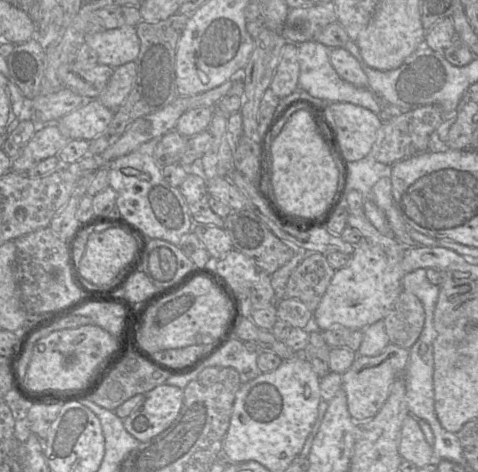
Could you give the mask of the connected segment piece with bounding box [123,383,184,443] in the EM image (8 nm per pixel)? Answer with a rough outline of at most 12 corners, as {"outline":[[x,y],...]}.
{"outline":[[183,389],[147,392],[124,428],[140,443],[170,427]]}

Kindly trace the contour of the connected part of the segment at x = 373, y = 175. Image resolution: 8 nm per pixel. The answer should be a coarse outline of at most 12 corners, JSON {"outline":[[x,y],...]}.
{"outline":[[372,157],[347,161],[341,199],[351,190],[366,198],[393,165]]}

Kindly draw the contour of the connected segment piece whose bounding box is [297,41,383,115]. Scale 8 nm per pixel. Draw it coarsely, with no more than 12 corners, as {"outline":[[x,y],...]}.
{"outline":[[317,41],[297,44],[299,88],[380,114],[382,99],[343,80]]}

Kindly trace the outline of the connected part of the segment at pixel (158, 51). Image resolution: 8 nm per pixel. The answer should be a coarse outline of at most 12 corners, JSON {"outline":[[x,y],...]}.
{"outline":[[191,15],[140,21],[133,87],[88,155],[179,97],[176,49]]}

